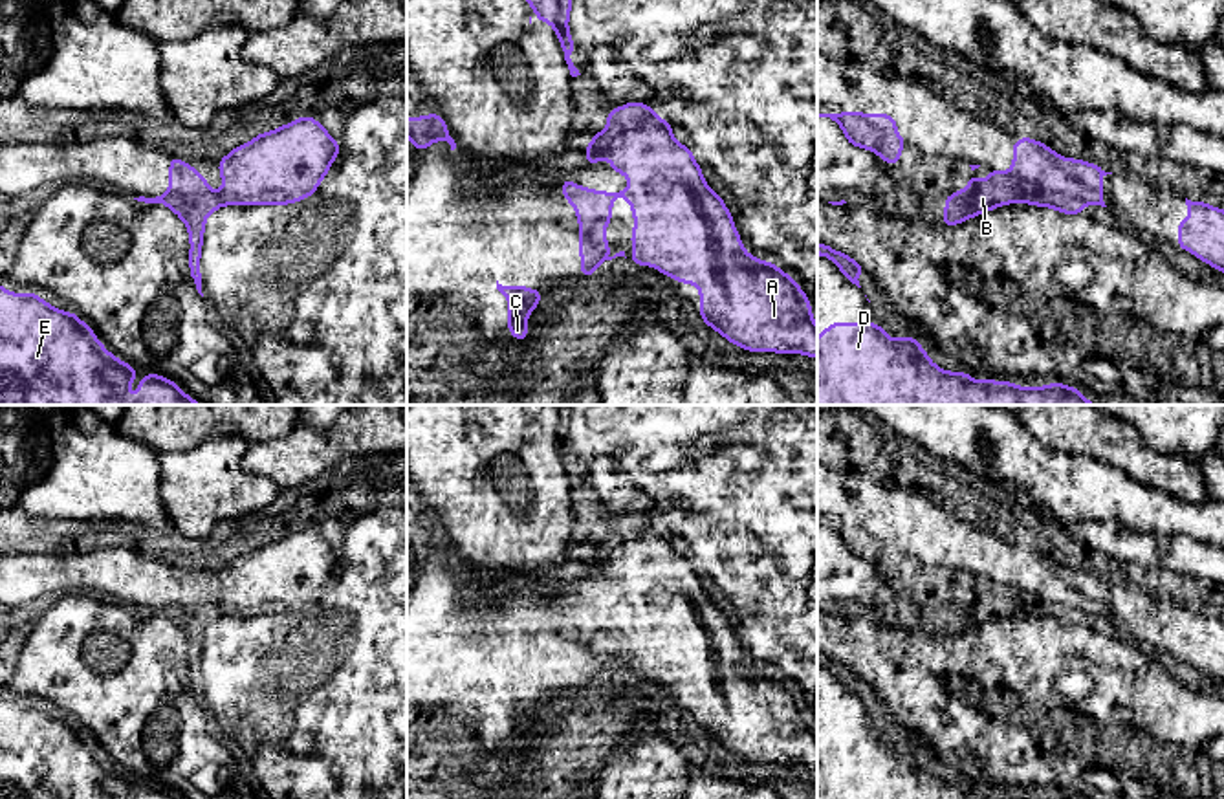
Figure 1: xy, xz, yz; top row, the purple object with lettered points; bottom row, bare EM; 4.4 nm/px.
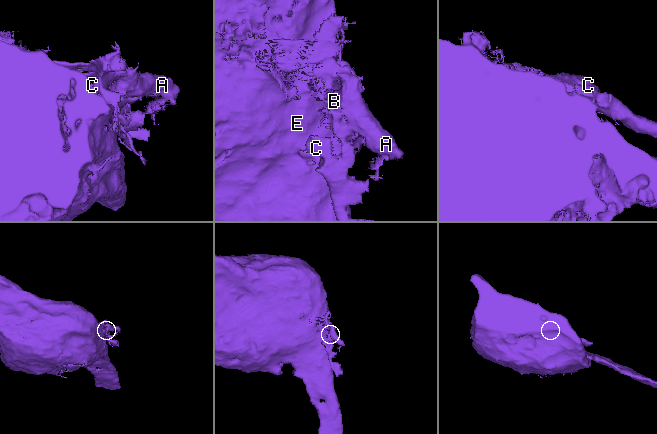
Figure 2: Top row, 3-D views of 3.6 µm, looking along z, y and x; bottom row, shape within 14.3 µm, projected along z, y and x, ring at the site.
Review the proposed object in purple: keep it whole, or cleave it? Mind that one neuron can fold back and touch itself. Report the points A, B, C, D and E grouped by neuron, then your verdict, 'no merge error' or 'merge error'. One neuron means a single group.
A B D E / C | merge error

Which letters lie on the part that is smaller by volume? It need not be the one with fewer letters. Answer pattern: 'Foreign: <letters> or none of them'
Foreign: C

